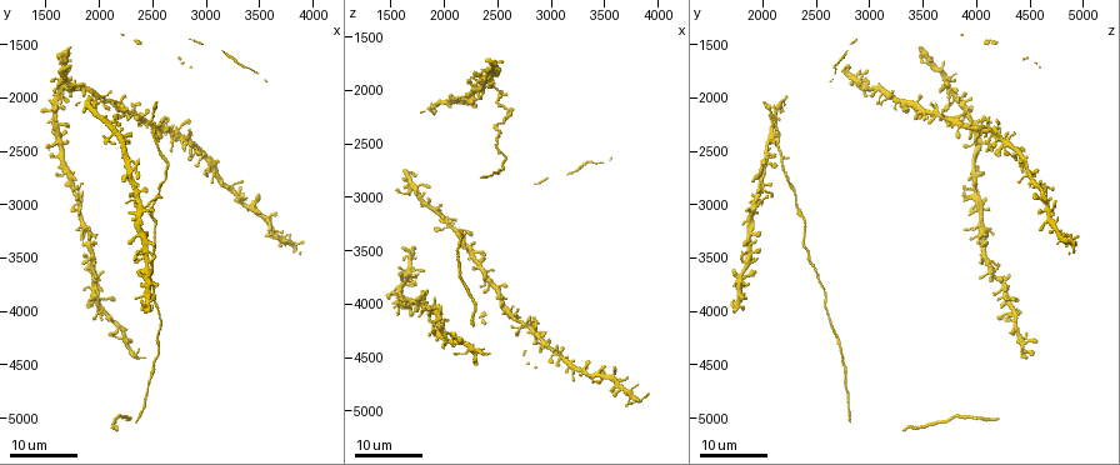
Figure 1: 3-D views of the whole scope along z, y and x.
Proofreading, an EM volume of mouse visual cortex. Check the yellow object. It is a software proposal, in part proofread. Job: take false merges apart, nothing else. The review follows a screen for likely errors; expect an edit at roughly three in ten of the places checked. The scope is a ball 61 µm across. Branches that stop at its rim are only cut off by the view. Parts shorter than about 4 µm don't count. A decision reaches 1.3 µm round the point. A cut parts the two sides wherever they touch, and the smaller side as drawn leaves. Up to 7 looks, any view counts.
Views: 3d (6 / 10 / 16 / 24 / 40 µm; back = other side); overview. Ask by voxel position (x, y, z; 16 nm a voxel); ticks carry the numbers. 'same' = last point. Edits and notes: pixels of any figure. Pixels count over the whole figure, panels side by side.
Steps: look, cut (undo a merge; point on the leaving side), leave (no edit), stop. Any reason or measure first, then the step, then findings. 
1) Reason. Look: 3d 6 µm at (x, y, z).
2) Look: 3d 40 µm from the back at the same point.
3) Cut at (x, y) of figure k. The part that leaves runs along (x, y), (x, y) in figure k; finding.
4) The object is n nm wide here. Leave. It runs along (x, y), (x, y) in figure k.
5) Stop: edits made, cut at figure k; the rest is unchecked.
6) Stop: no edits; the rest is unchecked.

Two arms in line, one across. Look: 3d 16 µm at (2440, 2200, 3800).

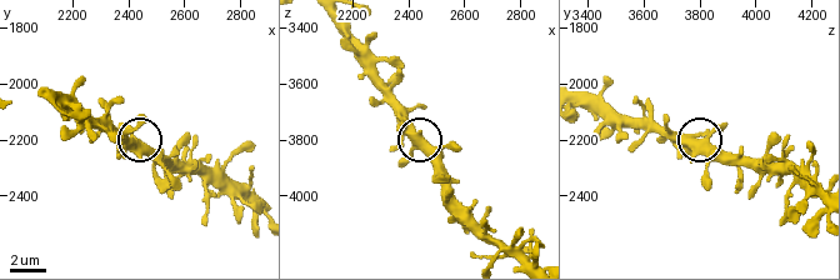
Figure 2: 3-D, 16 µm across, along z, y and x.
Look: 3d 6 µm at (2430, 2190, 3820).

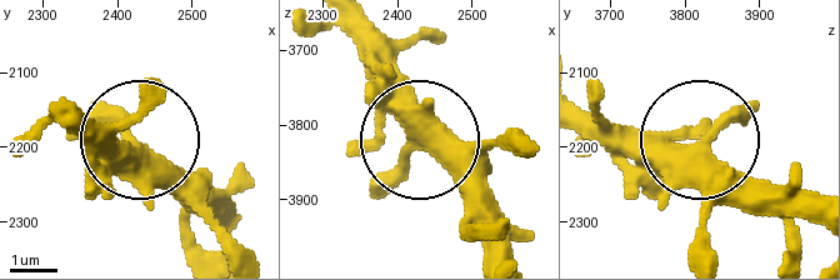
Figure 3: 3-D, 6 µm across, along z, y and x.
The object is 320 nm wide here. Leave. All the same neuron.

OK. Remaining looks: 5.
Small branch off a trunk. Look: 3d 24 µm at (2740, 2320, 4200).

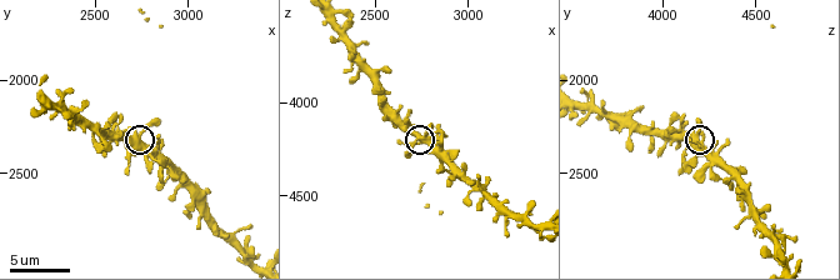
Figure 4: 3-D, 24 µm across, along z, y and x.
Closer look. Look: 3d 10 µm at (2740, 2300, 4180).

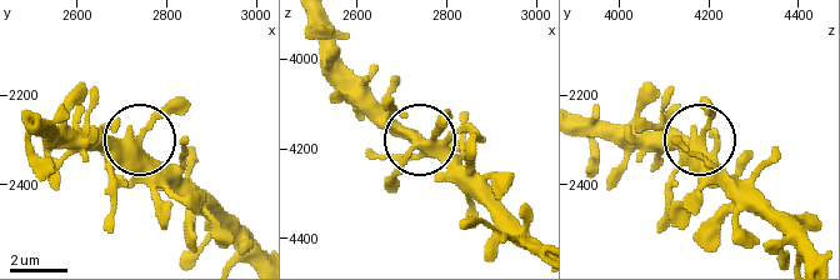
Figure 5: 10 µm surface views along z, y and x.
The object is 330 nm wide here. Leave. Continuous, no second neuron.

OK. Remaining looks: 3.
Thick turns thin. Look: 3d 24 µm at (2540, 3160, 2360).

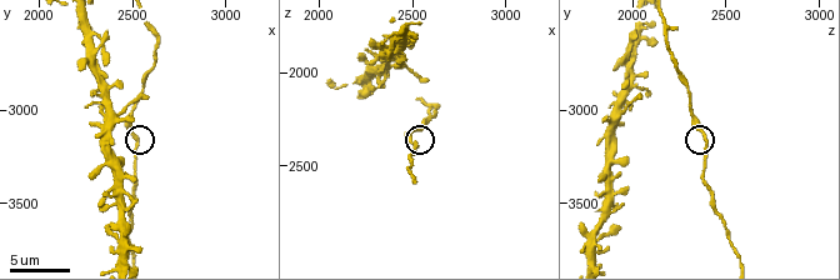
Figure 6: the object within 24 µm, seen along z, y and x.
Look: 3d 6 µm at (2520, 3140, 2380).

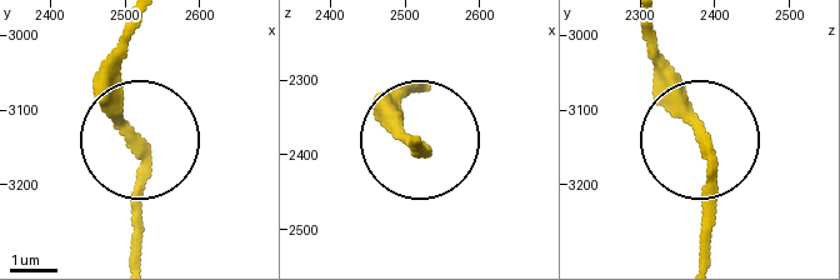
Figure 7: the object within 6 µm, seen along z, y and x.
From behind. Look: 3d 6 µm from the back at (2515, 3140, 2390).

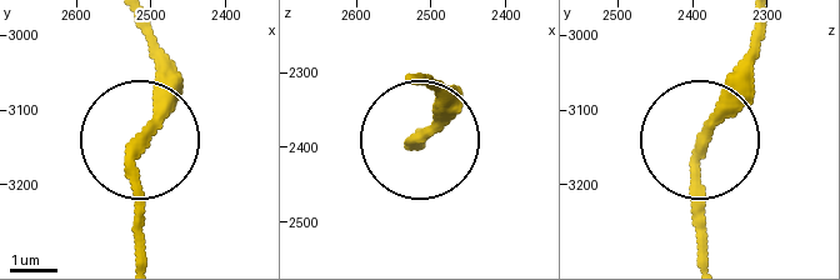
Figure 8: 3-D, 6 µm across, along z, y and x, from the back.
Leave. All the same neuron.

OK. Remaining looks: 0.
Stop: no edits; the rest is unchecked.

